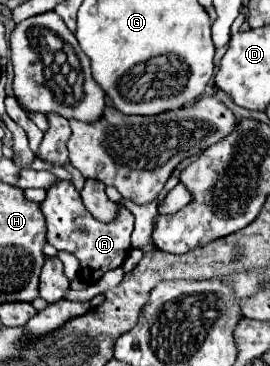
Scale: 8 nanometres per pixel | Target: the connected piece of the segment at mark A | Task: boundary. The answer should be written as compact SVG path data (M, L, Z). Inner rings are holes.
M58 179L46 189L46 199L40 203L40 209L48 225L48 243L78 257L82 279L96 279L96 275L116 269L124 263L130 251L130 233L134 229L134 215L126 207L120 207L110 223L102 223L94 219L90 211L86 211L76 187L70 181Z

